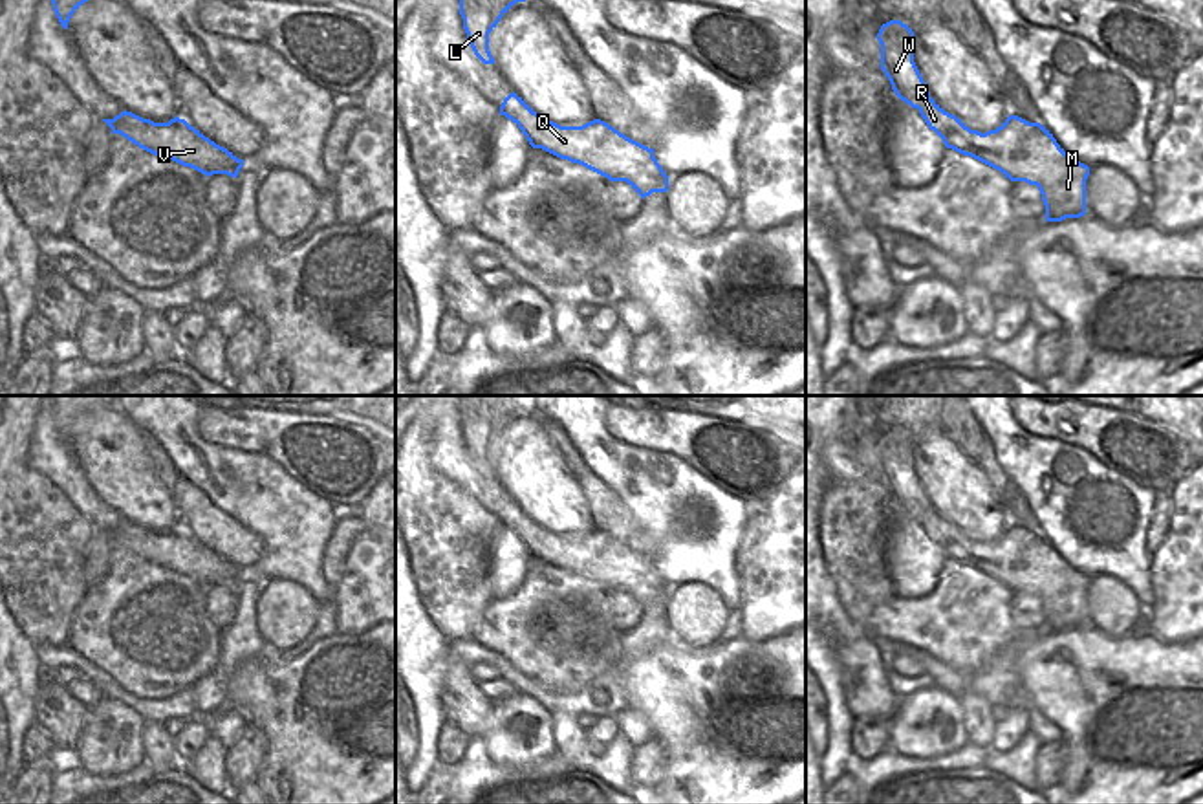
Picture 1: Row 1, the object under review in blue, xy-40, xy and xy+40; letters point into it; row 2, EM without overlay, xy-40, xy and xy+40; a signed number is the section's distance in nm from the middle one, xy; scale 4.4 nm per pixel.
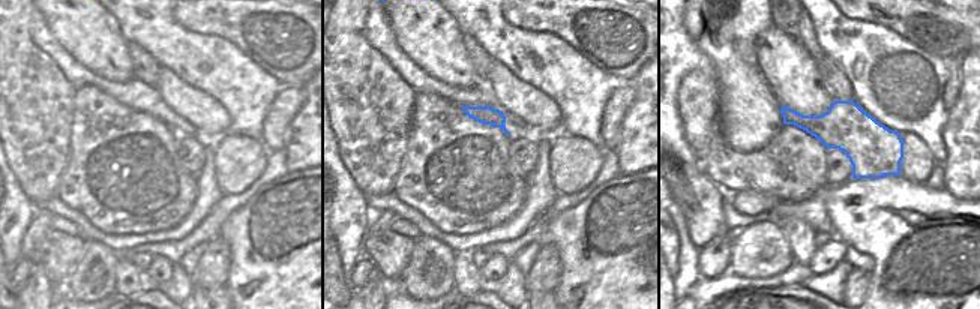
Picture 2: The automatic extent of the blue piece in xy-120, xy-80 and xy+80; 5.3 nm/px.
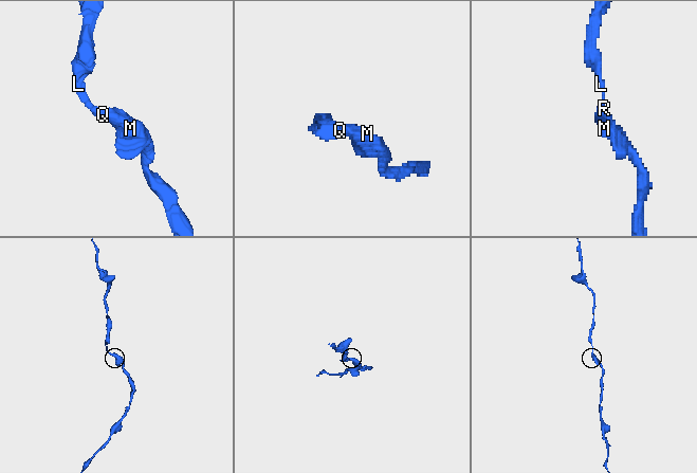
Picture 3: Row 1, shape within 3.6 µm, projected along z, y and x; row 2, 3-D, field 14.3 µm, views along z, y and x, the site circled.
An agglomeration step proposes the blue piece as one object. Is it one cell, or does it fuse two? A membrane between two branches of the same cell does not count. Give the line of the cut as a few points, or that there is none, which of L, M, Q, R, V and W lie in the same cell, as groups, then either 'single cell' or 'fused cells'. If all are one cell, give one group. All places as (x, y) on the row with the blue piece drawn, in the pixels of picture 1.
cut none; groups L M Q R V W; single cell

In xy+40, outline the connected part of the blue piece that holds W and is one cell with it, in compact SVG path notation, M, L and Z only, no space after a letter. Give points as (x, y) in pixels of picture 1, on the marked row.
M890 20L877 33L881 70L895 95L917 108L930 130L963 156L970 156L1011 181L1036 185L1046 205L1046 222L1086 214L1086 179L1089 167L1073 159L1040 123L1009 115L996 130L970 130L945 112L932 97L914 62L914 31Z

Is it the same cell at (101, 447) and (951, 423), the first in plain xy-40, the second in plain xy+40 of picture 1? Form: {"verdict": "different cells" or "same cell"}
{"verdict": "different cells"}

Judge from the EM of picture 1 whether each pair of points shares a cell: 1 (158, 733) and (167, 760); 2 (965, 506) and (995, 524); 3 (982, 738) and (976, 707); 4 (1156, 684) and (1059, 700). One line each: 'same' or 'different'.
1: same
2: same
3: same
4: same

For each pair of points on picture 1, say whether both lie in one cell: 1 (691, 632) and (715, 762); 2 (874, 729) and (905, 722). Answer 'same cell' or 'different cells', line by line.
1: different cells
2: different cells

